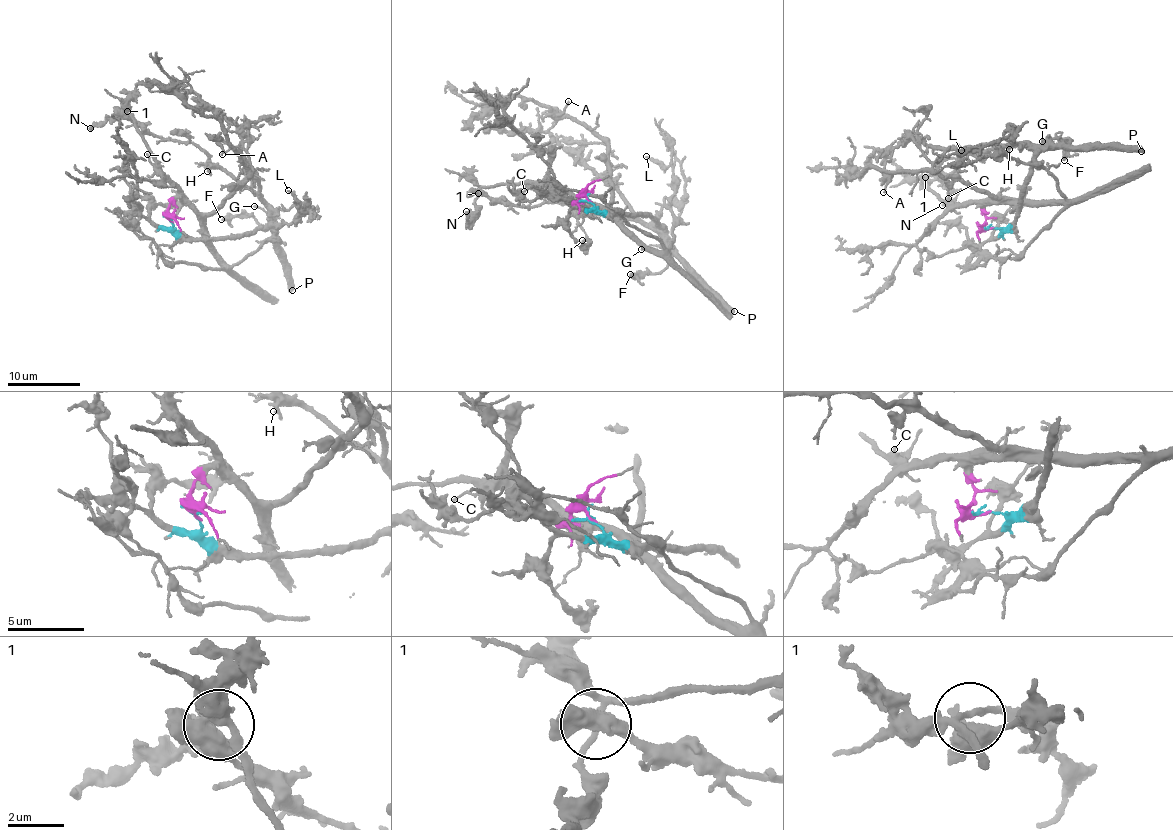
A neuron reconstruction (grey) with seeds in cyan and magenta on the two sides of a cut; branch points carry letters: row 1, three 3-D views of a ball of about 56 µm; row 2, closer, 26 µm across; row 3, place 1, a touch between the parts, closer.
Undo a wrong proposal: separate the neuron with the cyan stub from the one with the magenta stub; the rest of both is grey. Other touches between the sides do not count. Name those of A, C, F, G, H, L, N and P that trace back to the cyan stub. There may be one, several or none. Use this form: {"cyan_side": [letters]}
{"cyan_side": ["F", "G", "H", "P"]}

